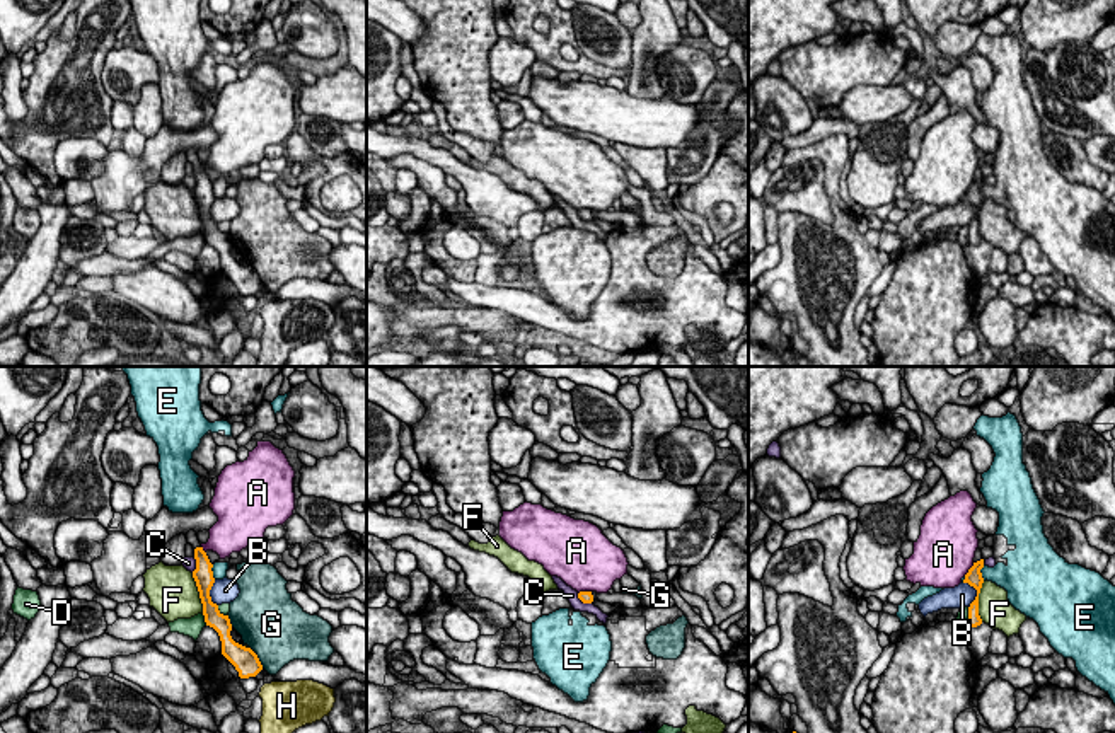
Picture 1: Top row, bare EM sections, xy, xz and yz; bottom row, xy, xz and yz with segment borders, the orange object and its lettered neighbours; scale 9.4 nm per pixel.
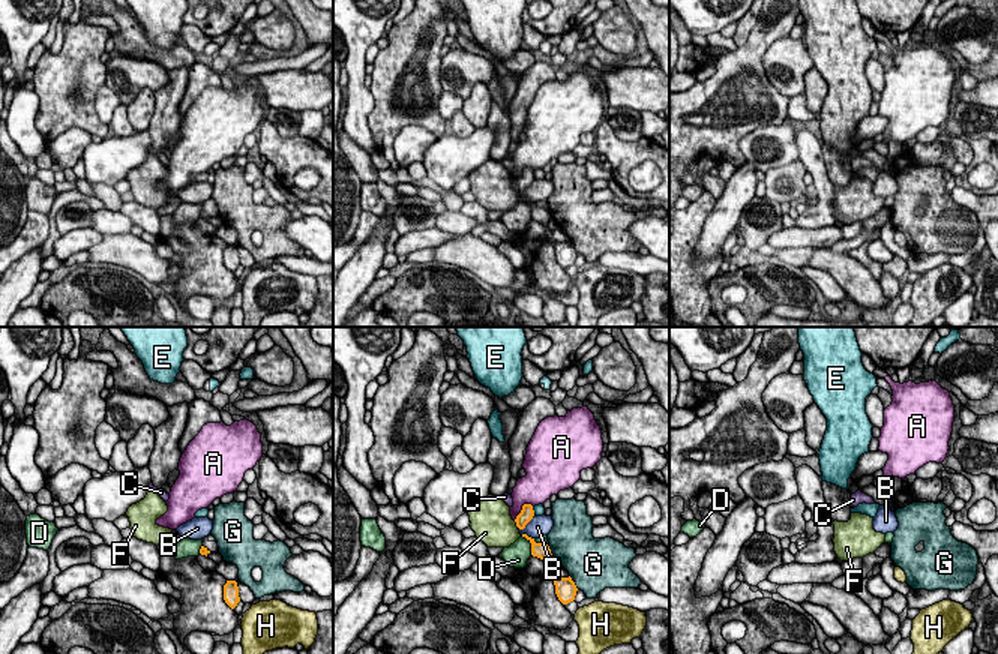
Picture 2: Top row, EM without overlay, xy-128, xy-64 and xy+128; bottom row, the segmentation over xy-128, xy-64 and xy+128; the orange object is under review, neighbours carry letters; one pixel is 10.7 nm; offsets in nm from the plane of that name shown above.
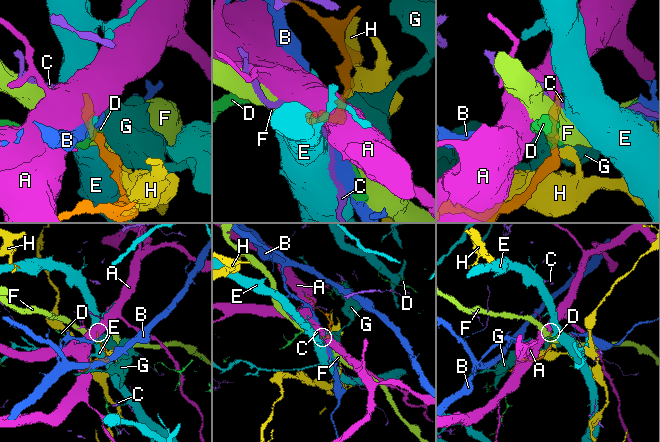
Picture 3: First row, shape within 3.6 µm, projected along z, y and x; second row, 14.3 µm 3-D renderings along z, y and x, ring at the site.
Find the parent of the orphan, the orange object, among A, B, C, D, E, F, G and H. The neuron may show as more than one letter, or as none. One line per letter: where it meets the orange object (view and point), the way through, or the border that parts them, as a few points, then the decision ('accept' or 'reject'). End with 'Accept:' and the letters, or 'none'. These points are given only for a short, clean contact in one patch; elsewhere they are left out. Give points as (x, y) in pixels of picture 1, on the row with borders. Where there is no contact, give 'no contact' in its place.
A: yz (969, 570) | reject
B: yz (977, 594) | along yz (964, 582), (976, 590), (976, 599), (969, 607) | reject
C: xz (583, 602) | along xz (577, 594), (583, 602), (590, 604) | reject
D: yz (969, 616) | along yz (967, 607), (969, 624) | reject
E: yz (981, 573) | along yz (984, 565), (981, 570), (982, 580) | reject
F: xy (200, 594) | along xy (191, 573), (203, 612) | reject
G: xy (256, 657) | reject
H: xy (244, 646) | reject
Accept: none

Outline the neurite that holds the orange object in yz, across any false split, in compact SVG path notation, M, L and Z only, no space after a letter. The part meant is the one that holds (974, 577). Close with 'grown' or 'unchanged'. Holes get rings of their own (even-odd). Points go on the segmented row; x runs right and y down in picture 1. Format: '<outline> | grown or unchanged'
M984 559L973 563L973 566L968 569L968 573L965 574L965 580L963 580L963 583L968 583L970 586L973 586L977 590L977 597L968 607L968 626L970 627L977 627L982 624L982 619L979 615L979 593L980 593L980 588L984 583L984 578L980 573L982 568L984 568Z | unchanged

